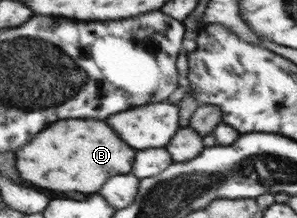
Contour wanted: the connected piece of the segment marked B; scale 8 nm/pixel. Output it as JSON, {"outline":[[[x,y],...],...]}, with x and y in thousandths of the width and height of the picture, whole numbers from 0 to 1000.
{"outline":[[[215,546],[141,601],[128,638],[61,693],[57,771],[74,812],[175,876],[323,885],[384,803],[431,803],[451,766],[458,693],[350,555]]]}

